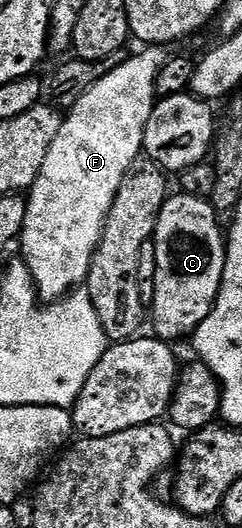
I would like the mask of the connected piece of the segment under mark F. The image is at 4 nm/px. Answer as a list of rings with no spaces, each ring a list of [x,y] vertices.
[[[148,46],[140,55],[132,54],[124,63],[117,65],[117,69],[105,73],[97,85],[88,89],[85,97],[69,108],[61,125],[61,133],[57,133],[53,145],[49,145],[49,157],[45,157],[45,165],[41,165],[41,173],[26,196],[27,212],[21,236],[21,262],[29,269],[40,300],[61,299],[72,289],[86,284],[91,262],[117,197],[117,189],[121,189],[125,173],[129,173],[143,151],[145,125],[149,125],[149,113],[153,113],[157,102],[155,82],[165,62],[163,51],[162,46]]]

